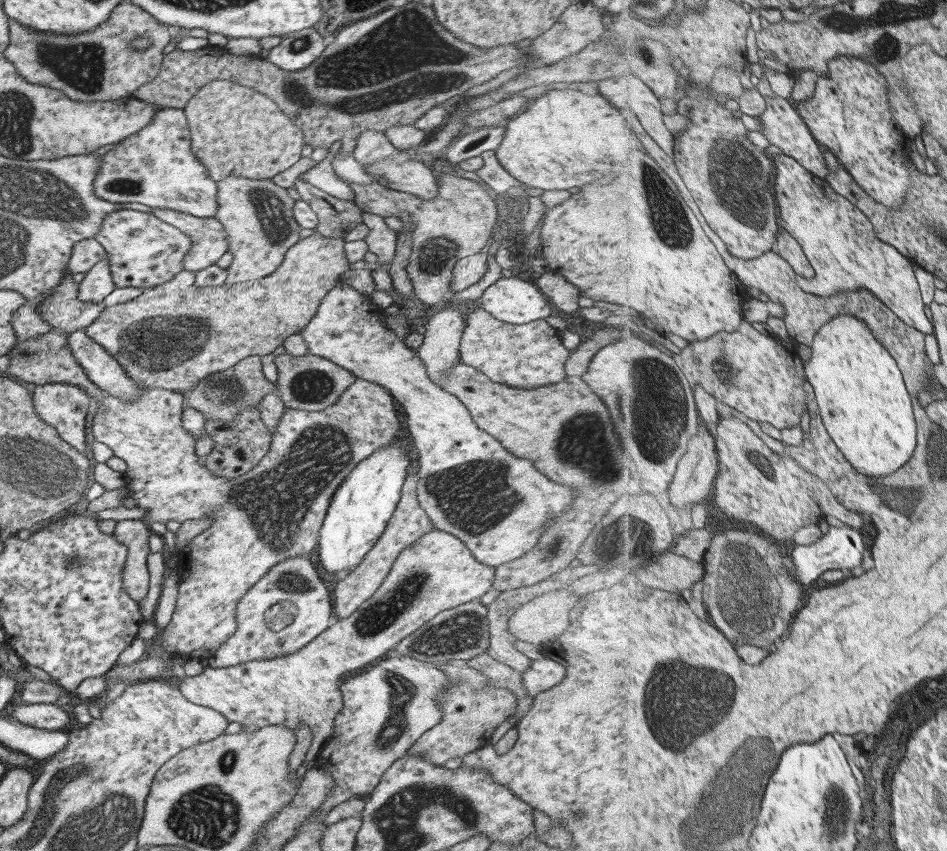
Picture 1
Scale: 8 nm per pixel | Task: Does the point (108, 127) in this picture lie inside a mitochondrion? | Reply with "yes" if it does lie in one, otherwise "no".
no

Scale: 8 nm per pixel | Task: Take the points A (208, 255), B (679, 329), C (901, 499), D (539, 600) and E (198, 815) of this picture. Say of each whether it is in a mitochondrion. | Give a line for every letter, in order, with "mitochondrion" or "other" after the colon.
A: other
B: other
C: mitochondrion
D: other
E: mitochondrion

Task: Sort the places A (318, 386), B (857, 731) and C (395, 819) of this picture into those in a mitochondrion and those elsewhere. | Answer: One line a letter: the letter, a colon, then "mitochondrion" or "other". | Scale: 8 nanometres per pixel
A: mitochondrion
B: other
C: mitochondrion

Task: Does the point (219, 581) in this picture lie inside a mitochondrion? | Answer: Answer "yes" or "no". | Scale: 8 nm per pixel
no

